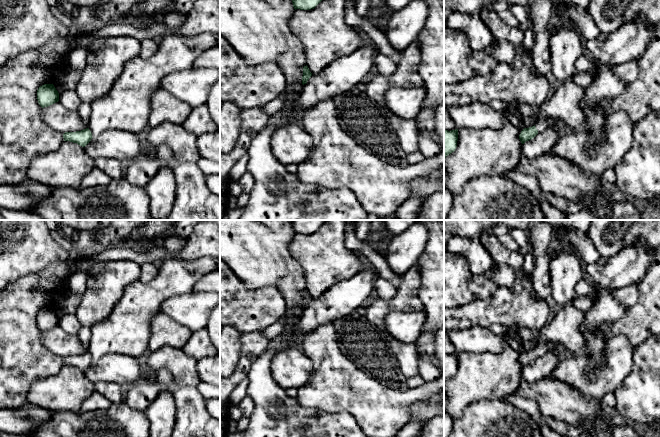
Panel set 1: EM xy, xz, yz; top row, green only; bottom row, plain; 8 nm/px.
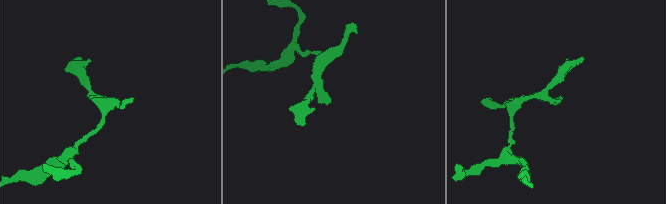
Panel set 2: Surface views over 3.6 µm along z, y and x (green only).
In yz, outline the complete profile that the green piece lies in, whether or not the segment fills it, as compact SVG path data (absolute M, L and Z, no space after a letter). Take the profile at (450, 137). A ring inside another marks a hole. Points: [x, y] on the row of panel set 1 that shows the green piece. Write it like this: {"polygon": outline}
{"polygon": "M458 129L444 130L444 160L445 158L455 151L458 141Z"}

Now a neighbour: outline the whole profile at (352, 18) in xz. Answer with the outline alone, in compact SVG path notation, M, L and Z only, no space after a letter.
M344 0L344 9L346 23L357 28L369 41L372 41L377 46L378 53L391 57L396 63L400 61L402 58L401 52L393 49L385 34L372 25L367 18L357 14L352 0Z

